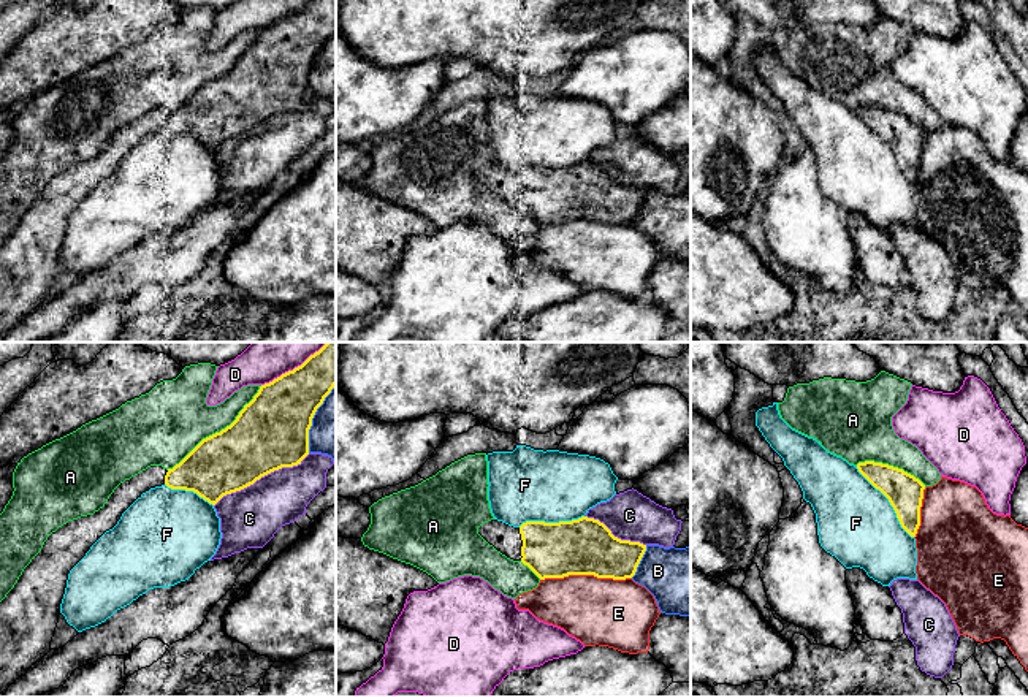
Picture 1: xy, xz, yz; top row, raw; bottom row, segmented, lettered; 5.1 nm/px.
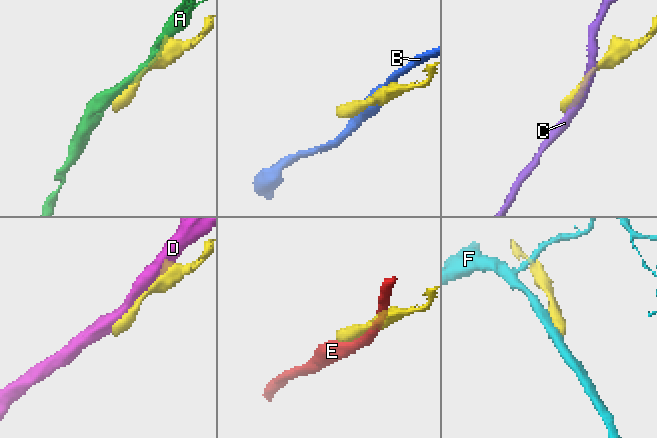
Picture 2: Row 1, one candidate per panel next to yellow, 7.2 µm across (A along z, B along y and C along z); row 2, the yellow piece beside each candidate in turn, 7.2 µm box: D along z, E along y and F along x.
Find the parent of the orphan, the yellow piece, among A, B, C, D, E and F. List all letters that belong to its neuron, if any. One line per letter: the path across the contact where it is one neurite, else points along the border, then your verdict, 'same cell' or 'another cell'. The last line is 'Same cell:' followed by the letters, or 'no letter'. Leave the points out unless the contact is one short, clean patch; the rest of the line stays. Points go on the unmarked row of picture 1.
A: another cell
B: another cell
C: another cell
D: another cell
E: another cell
F: another cell
Same cell: no letter

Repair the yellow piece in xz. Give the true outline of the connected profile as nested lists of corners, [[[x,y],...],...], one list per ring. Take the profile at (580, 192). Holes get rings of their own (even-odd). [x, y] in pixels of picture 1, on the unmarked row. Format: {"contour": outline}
{"contour": [[[581,162],[572,166],[526,166],[520,173],[491,165],[478,173],[478,179],[497,196],[521,206],[540,225],[569,220],[594,220],[597,223],[632,223],[646,196],[640,187],[621,185],[599,165]]]}

